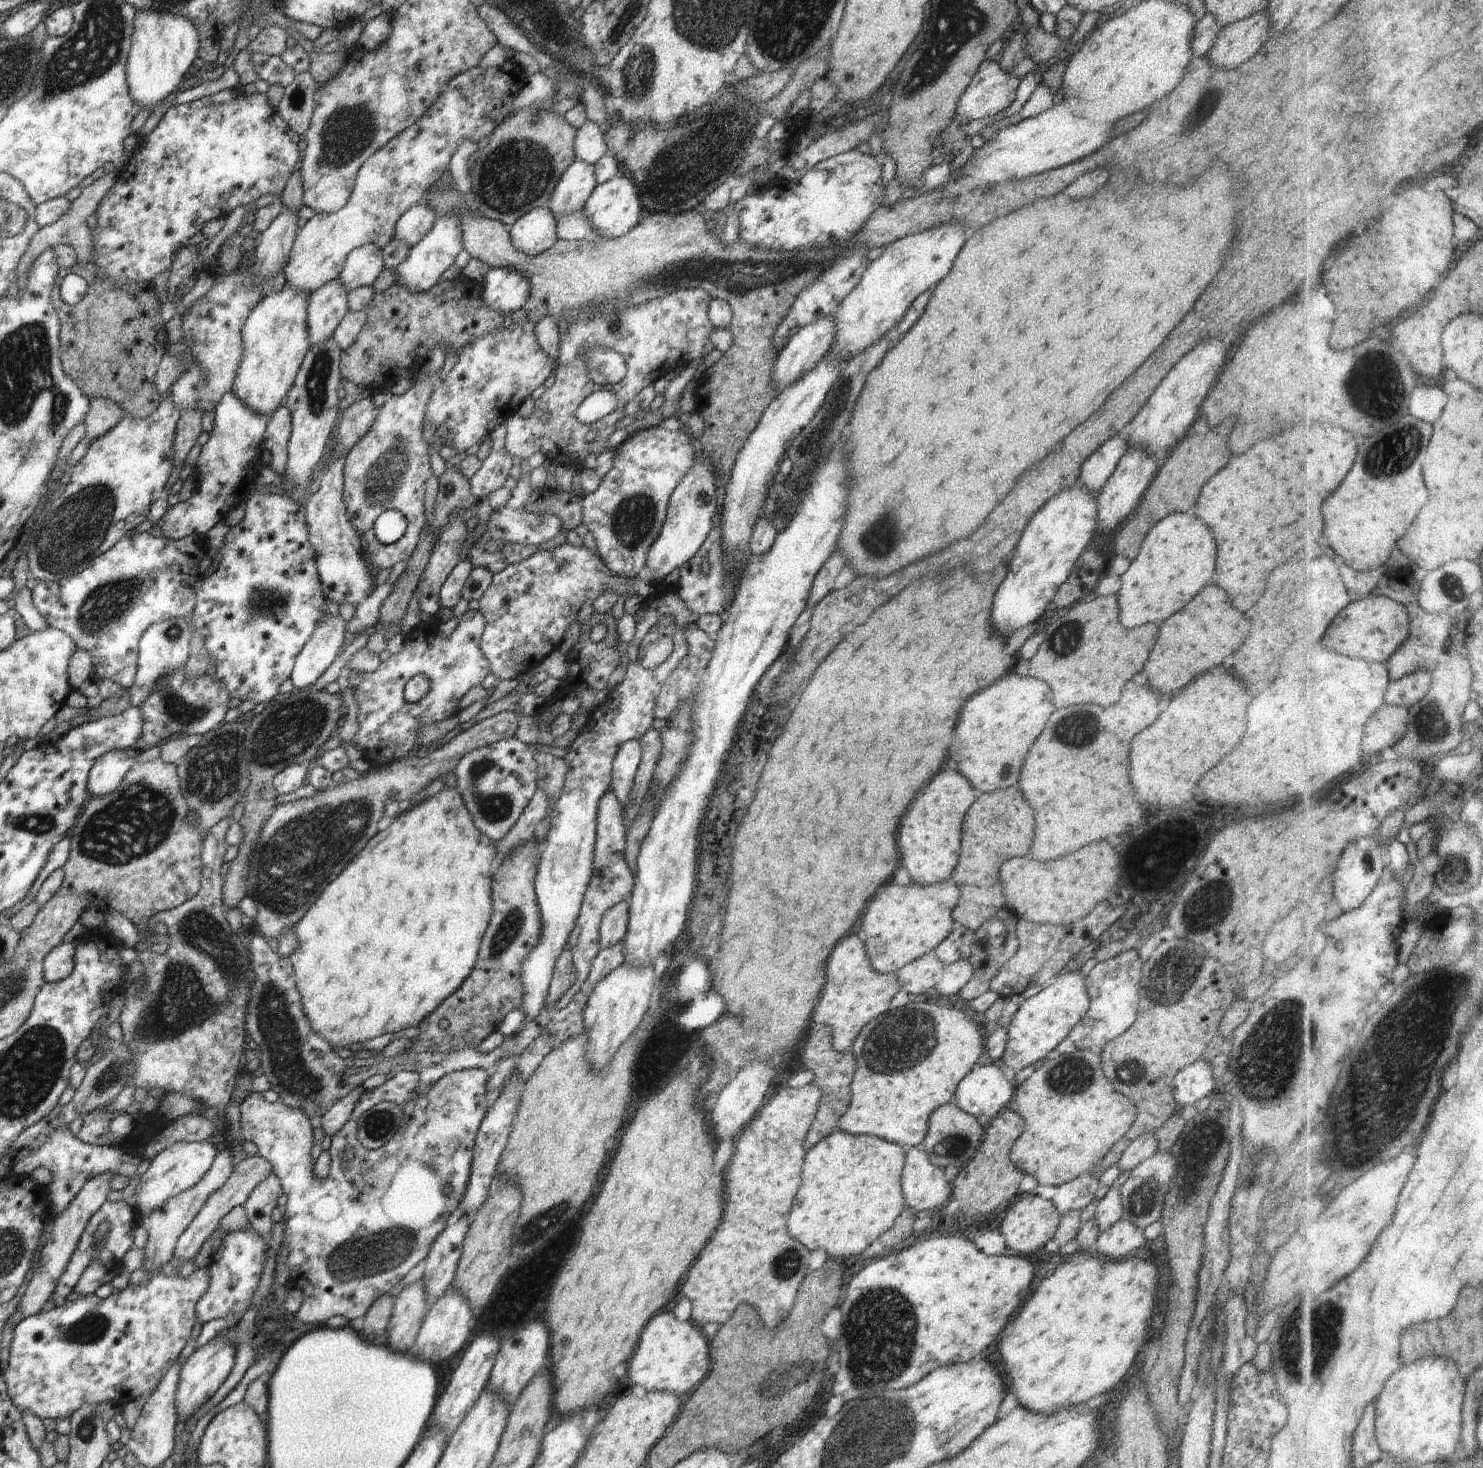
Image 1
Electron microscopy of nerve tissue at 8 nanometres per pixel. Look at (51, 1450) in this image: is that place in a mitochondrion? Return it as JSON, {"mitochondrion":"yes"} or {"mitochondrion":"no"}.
{"mitochondrion":"no"}

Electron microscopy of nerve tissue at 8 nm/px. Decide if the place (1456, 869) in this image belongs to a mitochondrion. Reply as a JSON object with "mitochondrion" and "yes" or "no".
{"mitochondrion":"yes"}

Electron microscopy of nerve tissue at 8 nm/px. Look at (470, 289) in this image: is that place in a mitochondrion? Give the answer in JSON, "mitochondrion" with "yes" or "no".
{"mitochondrion":"no"}

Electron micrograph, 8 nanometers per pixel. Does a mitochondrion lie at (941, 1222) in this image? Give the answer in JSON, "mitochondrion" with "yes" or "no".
{"mitochondrion":"no"}

